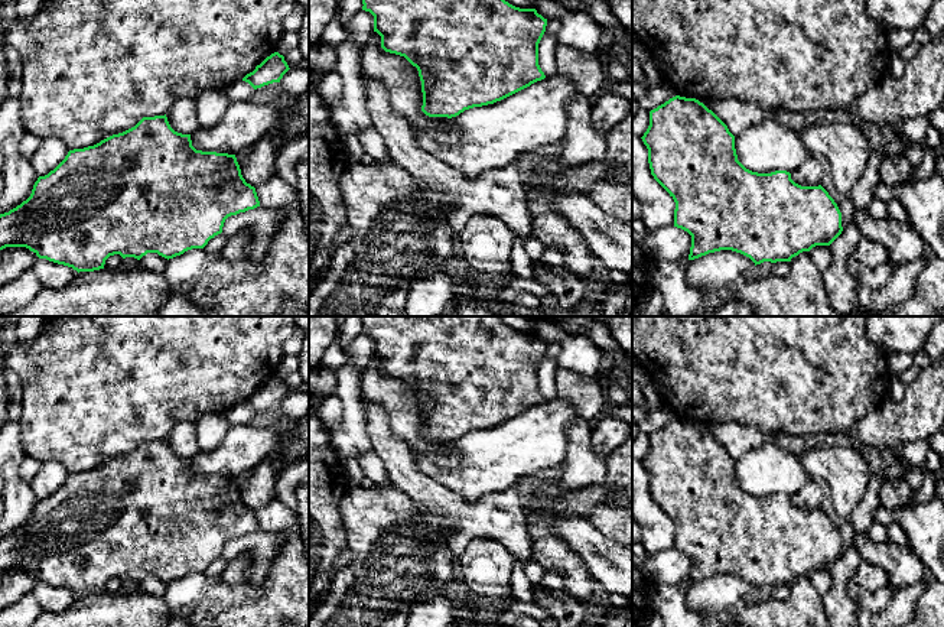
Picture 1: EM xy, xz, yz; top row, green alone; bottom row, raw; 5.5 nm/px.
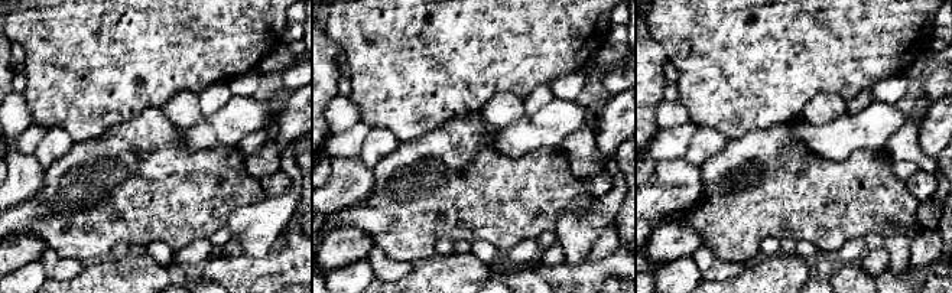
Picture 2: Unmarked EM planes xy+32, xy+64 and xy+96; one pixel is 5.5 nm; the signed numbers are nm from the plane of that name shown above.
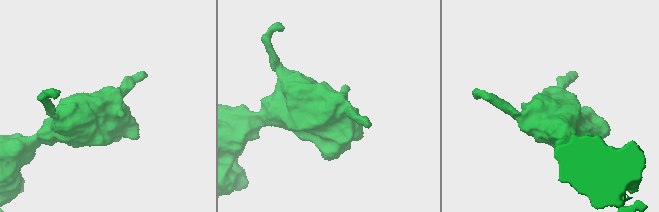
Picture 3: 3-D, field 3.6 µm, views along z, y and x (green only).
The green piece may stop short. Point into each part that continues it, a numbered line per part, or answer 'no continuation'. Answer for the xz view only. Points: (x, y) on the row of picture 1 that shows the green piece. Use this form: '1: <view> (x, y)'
no continuation

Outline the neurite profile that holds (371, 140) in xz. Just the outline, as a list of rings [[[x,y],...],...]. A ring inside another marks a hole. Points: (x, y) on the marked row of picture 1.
[[[368,127],[358,134],[365,156],[374,162],[384,163],[390,159],[383,136],[374,129]]]

